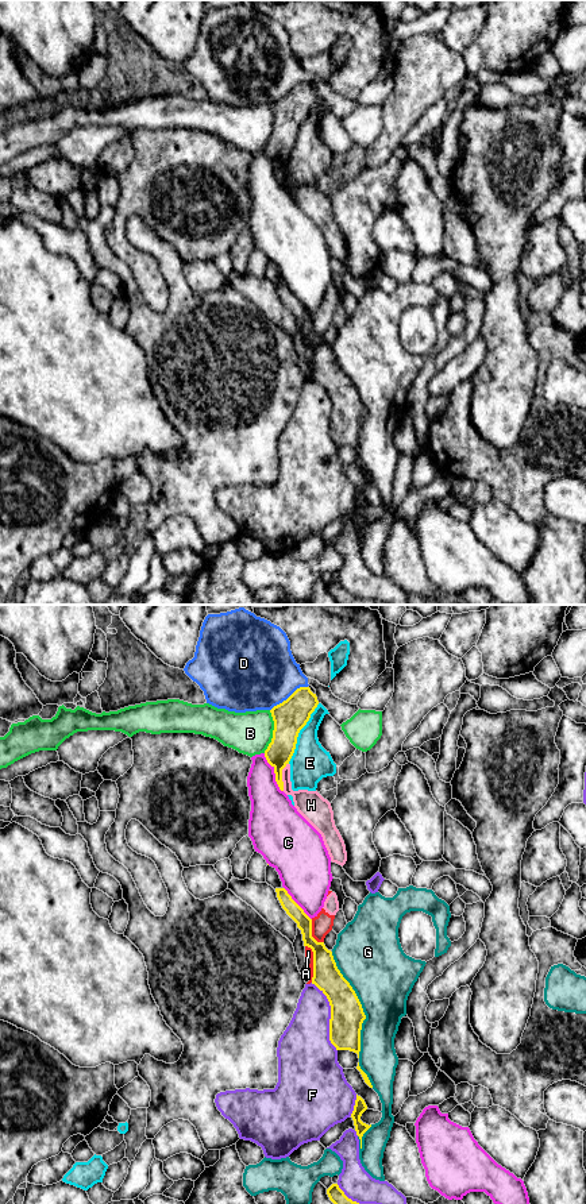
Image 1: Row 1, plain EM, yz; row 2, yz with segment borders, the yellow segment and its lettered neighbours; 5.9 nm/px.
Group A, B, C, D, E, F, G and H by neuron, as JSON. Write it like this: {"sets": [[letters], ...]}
{"sets": [["A", "H"], ["B"], ["C"], ["D"], ["E"], ["F"], ["G"]]}

